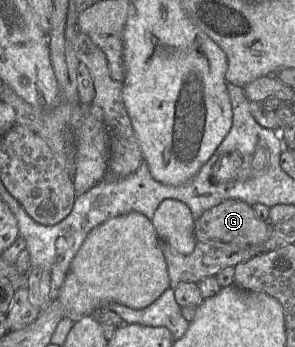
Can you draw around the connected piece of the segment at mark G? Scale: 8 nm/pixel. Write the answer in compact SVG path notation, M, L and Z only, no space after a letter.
M228 199L206 210L195 220L197 241L219 240L238 245L260 245L272 233L268 221L260 220L248 203Z

